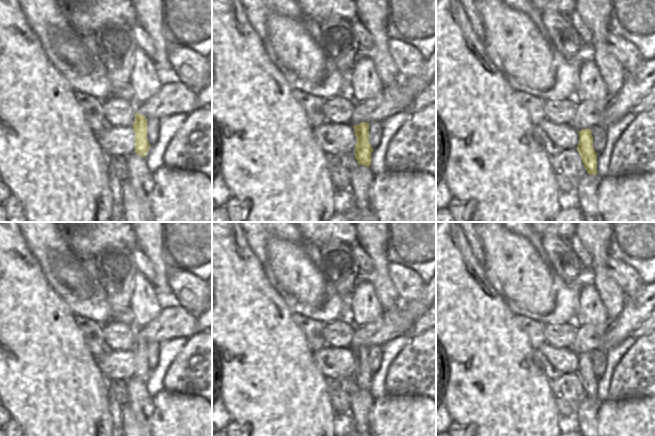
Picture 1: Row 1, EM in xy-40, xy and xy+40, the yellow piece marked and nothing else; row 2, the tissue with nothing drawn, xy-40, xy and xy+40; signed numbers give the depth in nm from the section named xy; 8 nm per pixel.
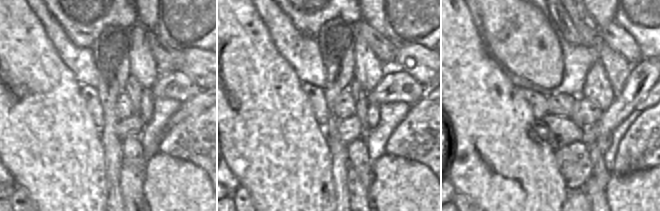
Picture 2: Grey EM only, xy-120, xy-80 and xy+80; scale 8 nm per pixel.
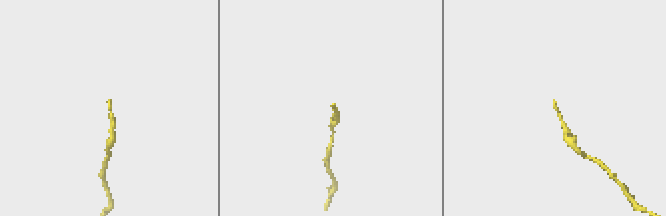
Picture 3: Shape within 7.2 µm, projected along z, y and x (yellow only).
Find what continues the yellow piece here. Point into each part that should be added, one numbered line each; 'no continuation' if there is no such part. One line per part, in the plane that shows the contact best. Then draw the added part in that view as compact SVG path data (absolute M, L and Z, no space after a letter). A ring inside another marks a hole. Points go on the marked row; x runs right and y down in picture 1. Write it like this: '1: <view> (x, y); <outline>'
1: xy-40 (132, 101); M131 98L131 99L129 99L129 102L130 102L131 108L133 110L133 120L131 122L131 126L133 126L133 124L135 122L135 114L137 113L136 110L135 110L135 104L139 103L140 101L136 101L135 99Z

